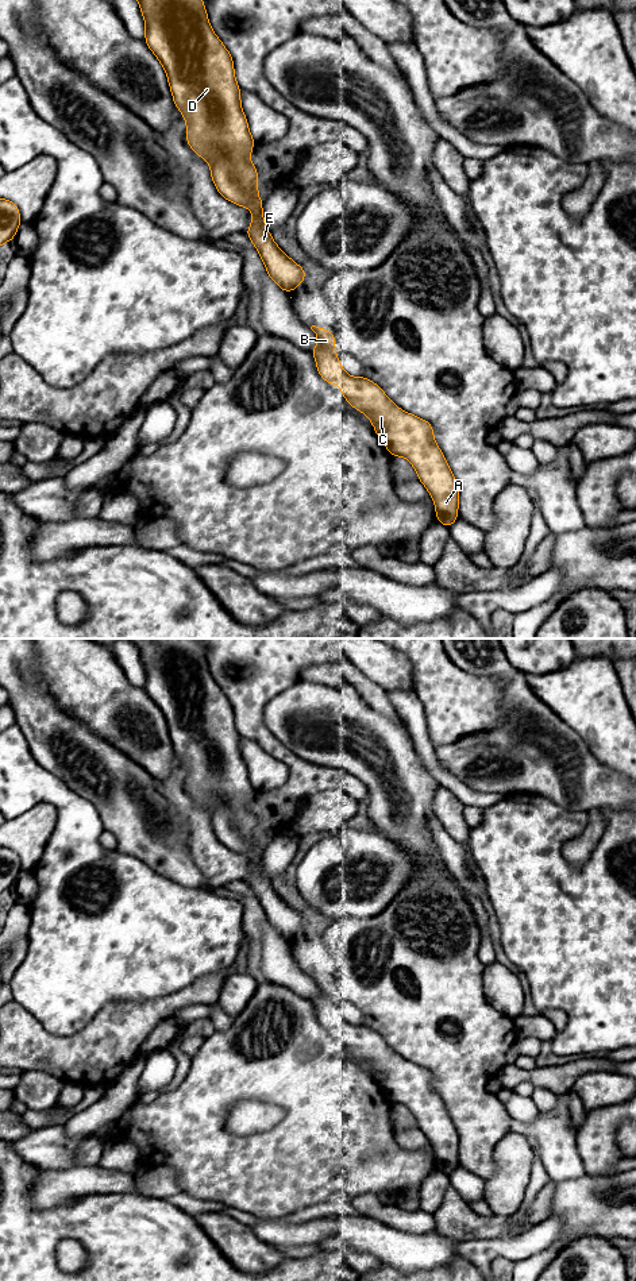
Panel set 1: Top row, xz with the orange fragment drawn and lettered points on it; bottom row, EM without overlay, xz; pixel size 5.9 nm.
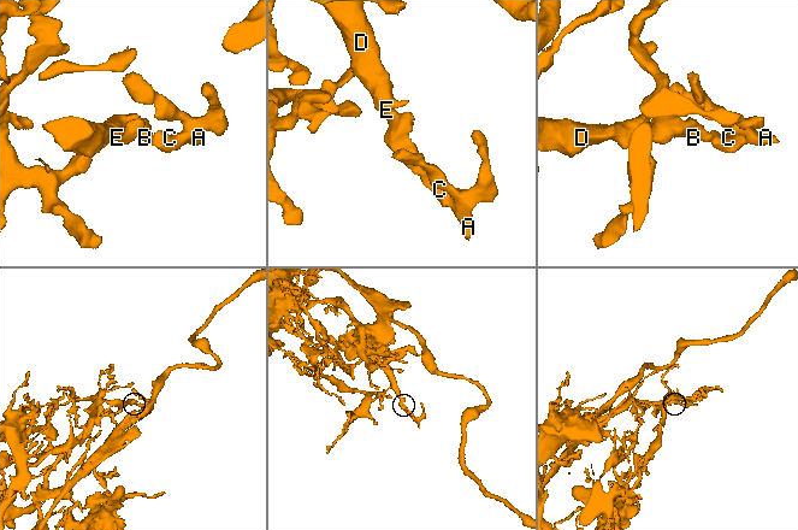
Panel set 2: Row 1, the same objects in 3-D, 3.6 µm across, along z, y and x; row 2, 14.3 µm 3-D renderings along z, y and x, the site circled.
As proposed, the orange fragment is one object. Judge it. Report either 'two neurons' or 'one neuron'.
one neuron

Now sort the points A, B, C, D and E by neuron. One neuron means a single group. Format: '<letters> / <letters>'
A B C D E

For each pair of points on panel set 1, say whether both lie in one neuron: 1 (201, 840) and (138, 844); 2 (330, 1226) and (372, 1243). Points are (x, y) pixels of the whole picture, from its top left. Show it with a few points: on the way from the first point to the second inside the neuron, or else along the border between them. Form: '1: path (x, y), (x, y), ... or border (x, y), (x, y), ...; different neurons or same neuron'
1: border (178, 810), (187, 824), (188, 853), (200, 869); different neurons
2: path (340, 1226), (350, 1226), (361, 1233); same neuron

